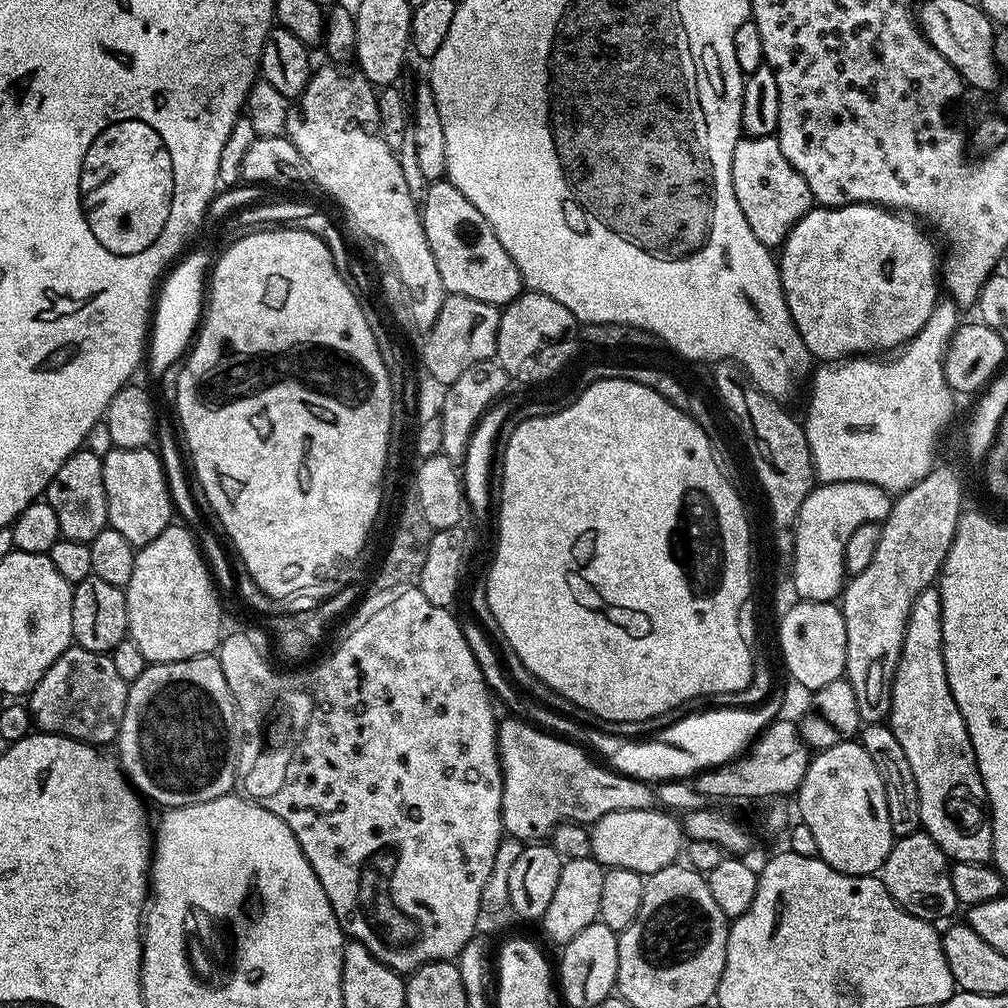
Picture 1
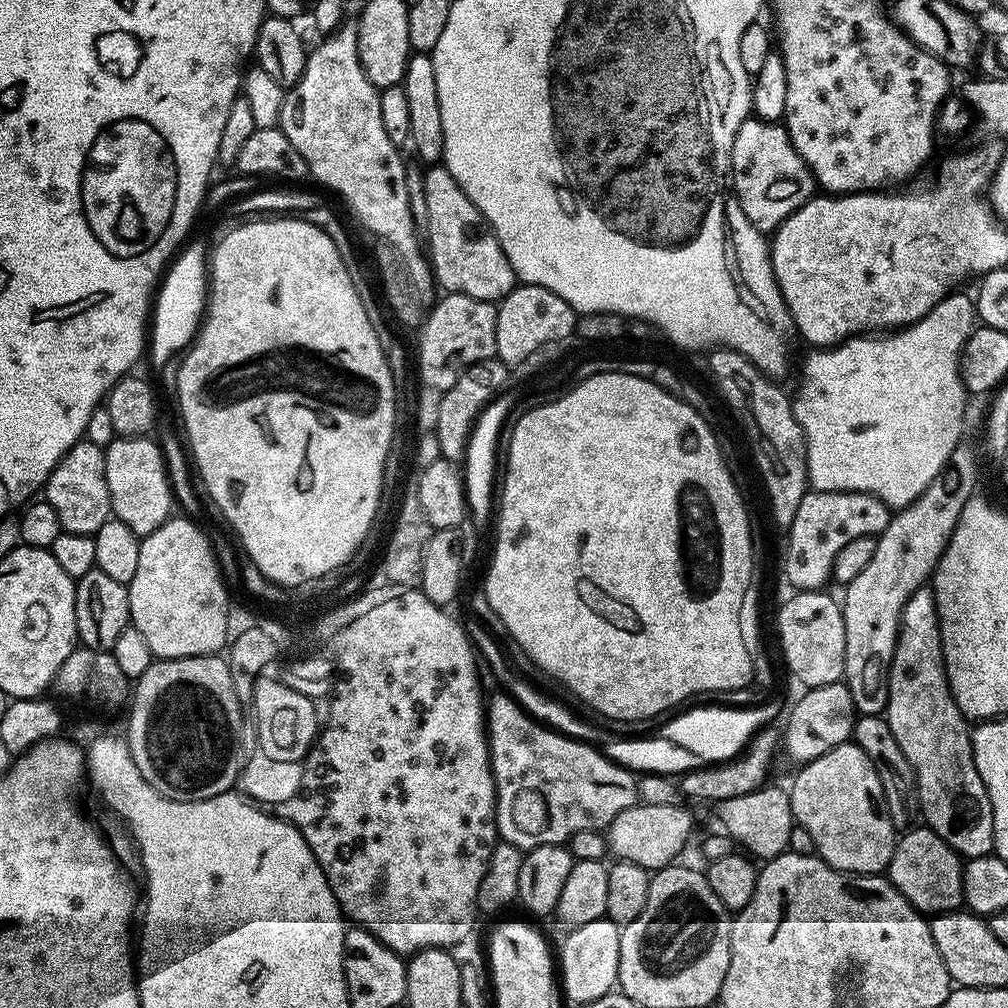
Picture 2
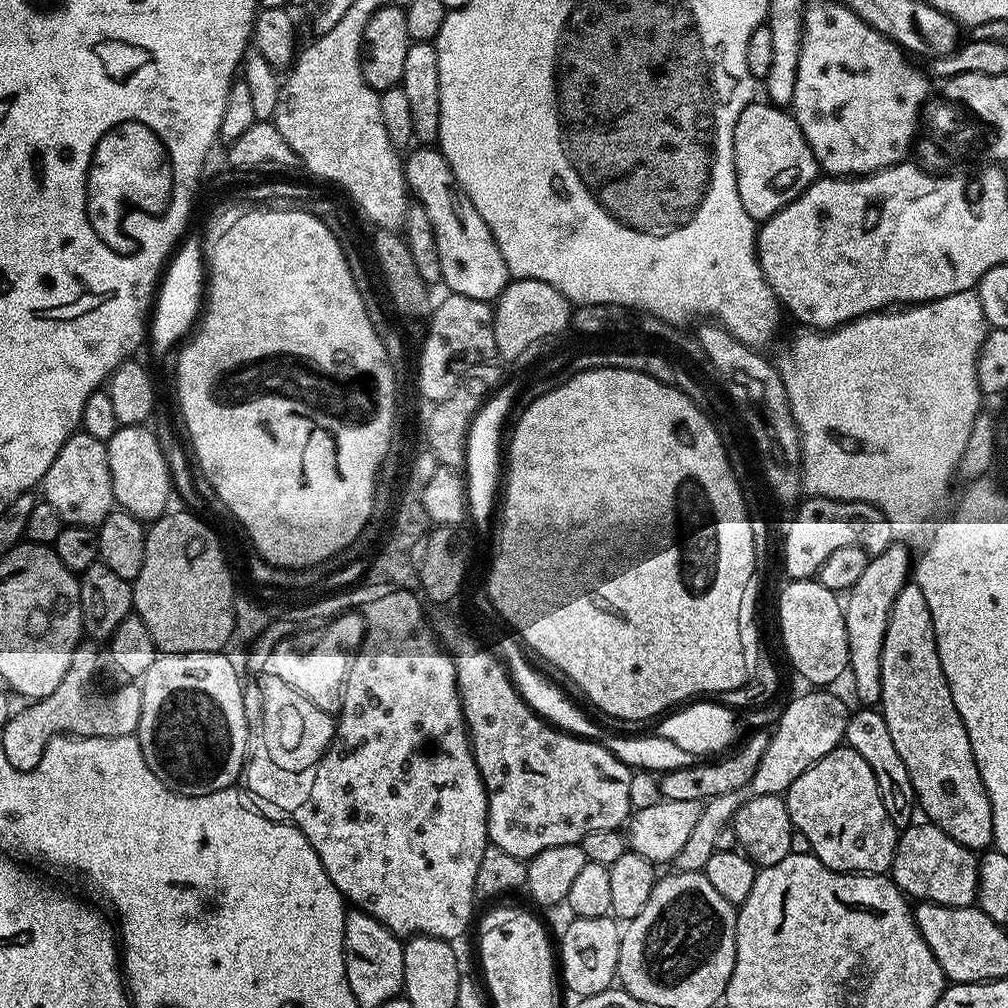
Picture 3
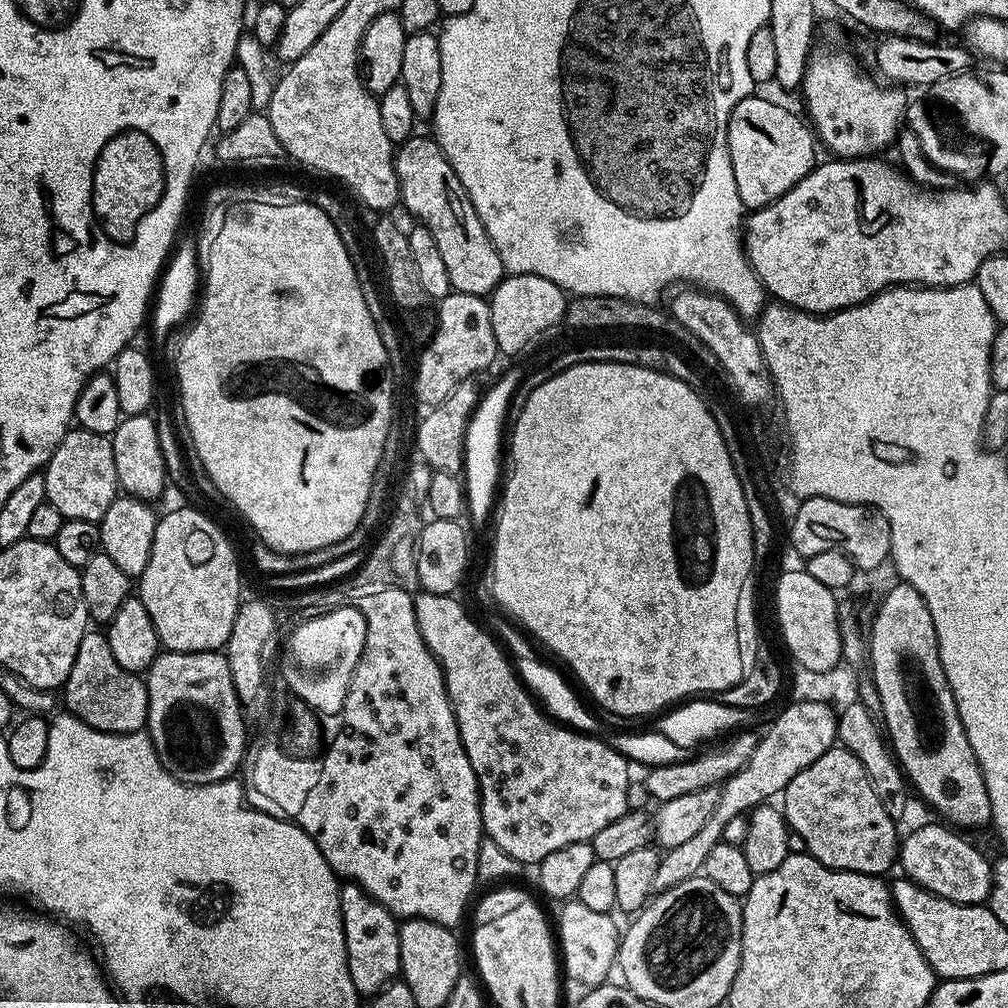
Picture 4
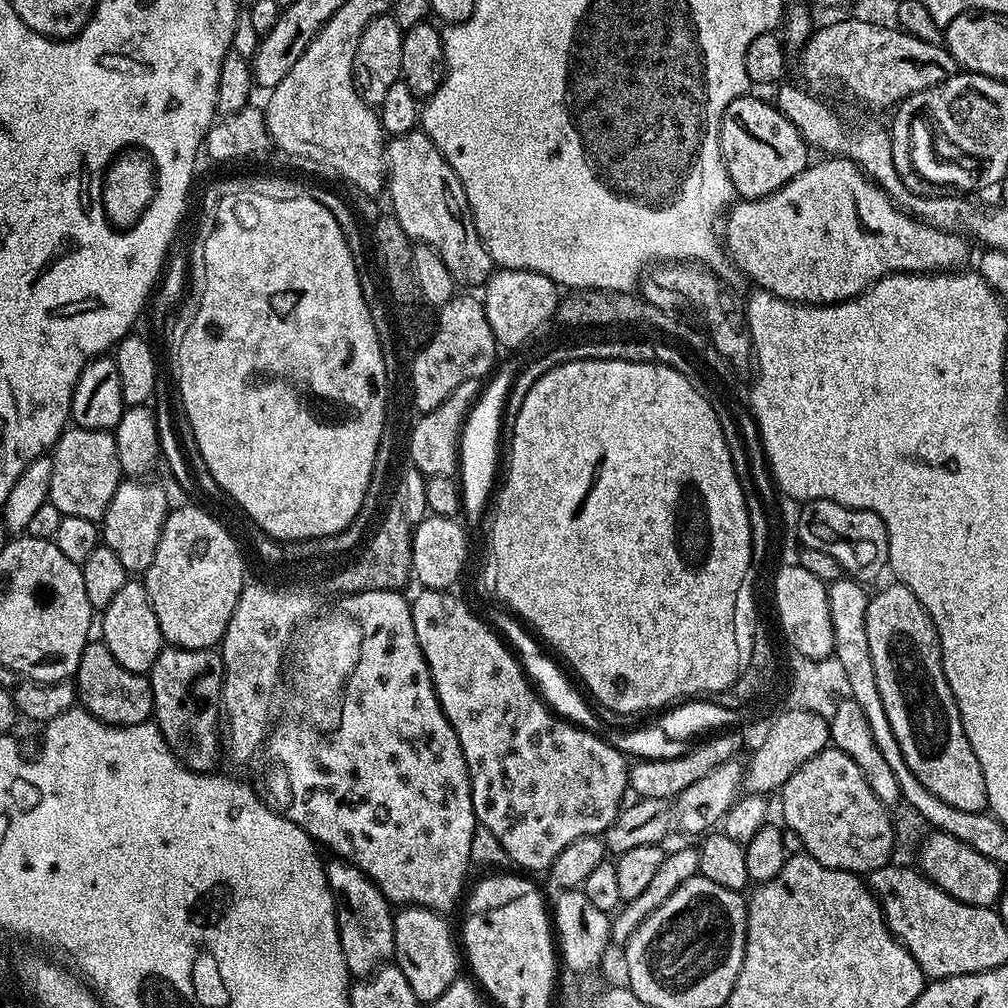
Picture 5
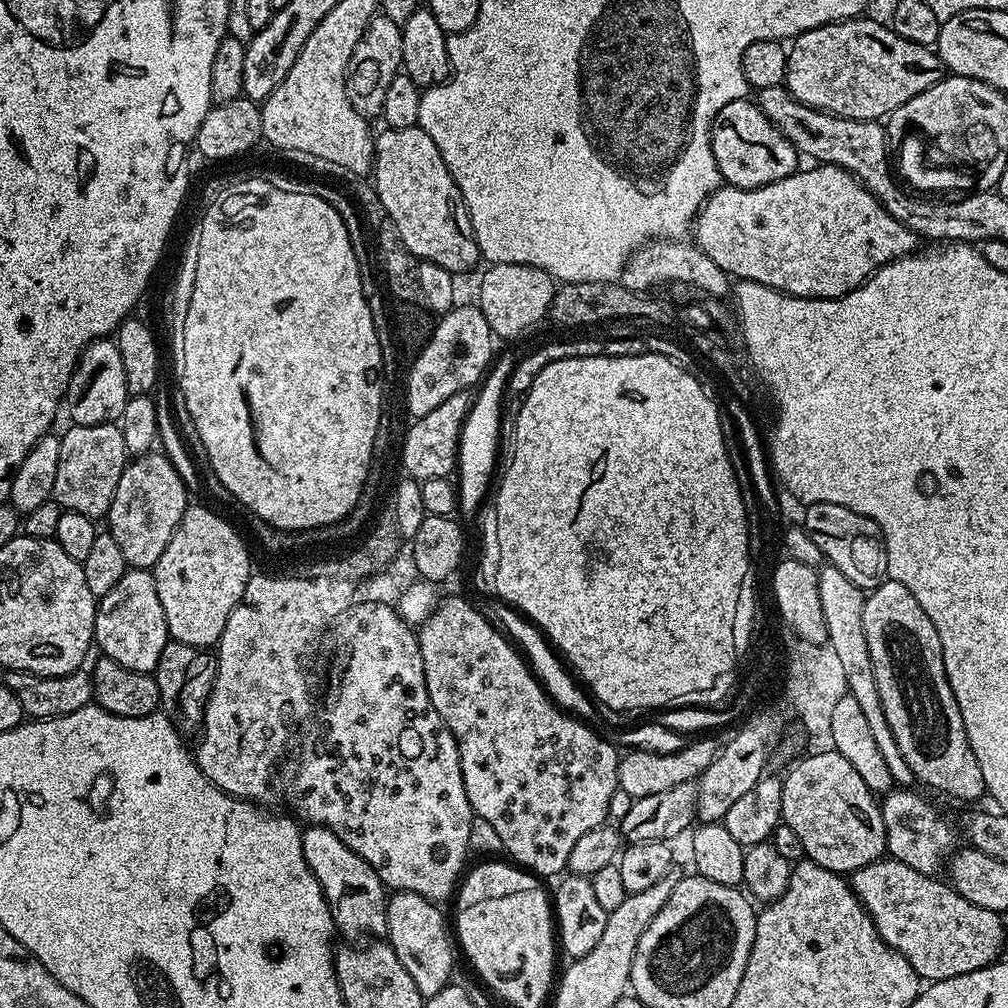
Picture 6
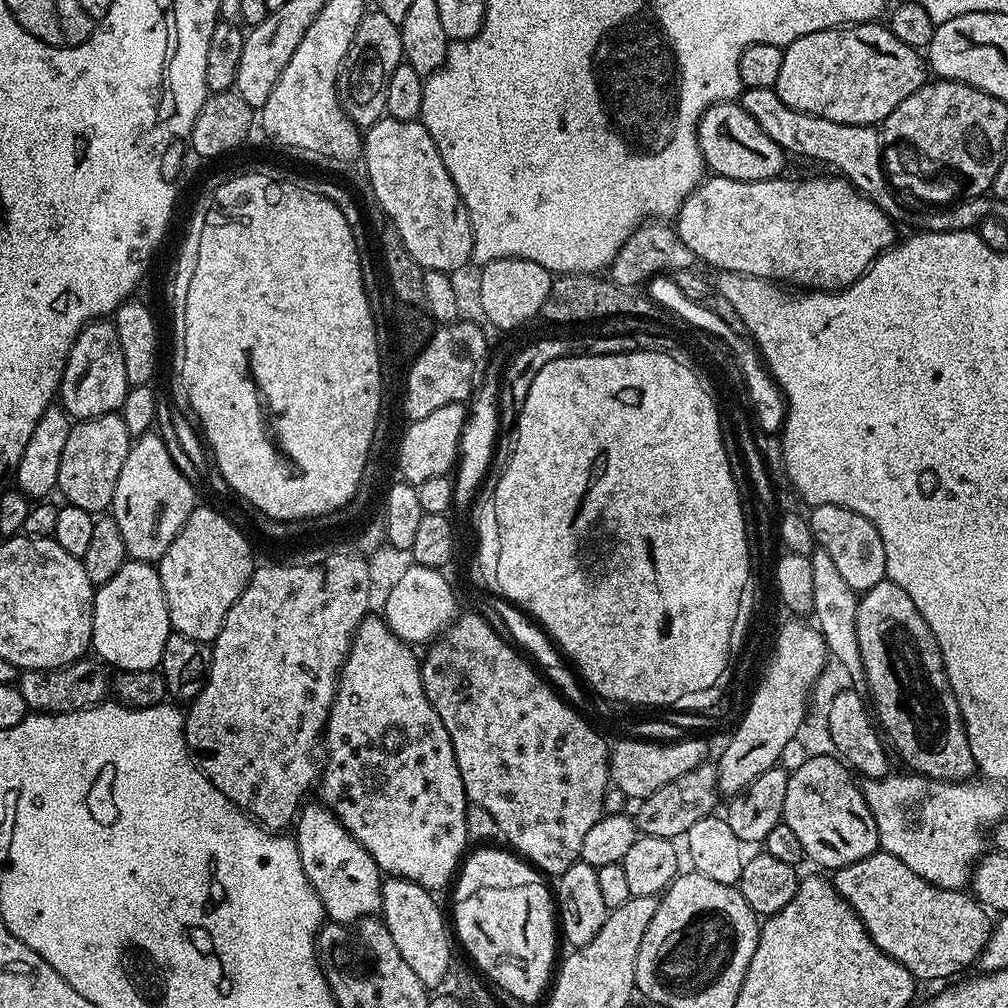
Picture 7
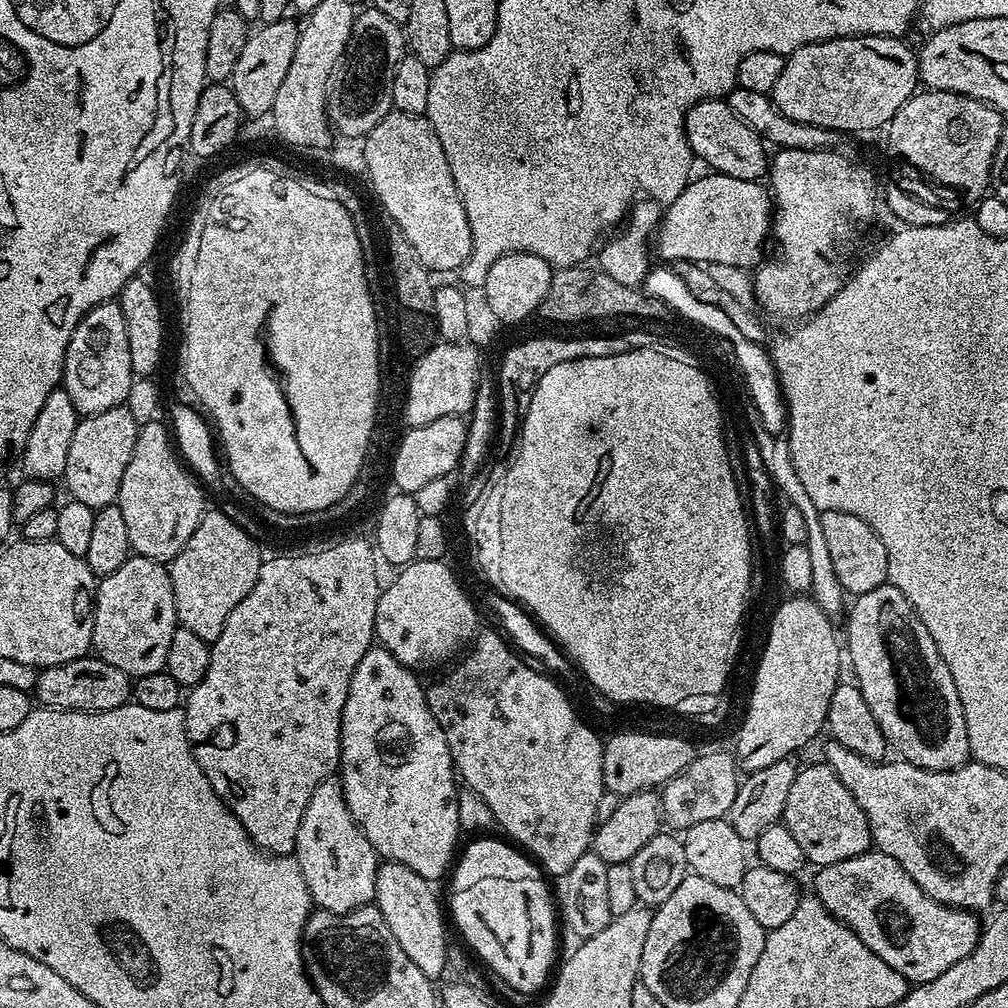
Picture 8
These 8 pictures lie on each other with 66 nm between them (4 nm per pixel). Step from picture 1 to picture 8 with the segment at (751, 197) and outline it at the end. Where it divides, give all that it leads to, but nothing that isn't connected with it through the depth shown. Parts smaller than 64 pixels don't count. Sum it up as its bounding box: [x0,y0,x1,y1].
[684,98,770,182]

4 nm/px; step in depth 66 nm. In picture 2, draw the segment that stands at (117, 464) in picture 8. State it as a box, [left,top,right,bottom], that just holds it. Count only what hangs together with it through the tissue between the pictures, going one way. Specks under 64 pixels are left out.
[42,438,112,536]

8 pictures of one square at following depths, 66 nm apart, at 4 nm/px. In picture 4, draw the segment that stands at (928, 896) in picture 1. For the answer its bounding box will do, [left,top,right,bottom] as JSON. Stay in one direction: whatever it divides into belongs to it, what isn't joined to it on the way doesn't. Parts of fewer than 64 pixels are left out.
[898,823,993,904]

